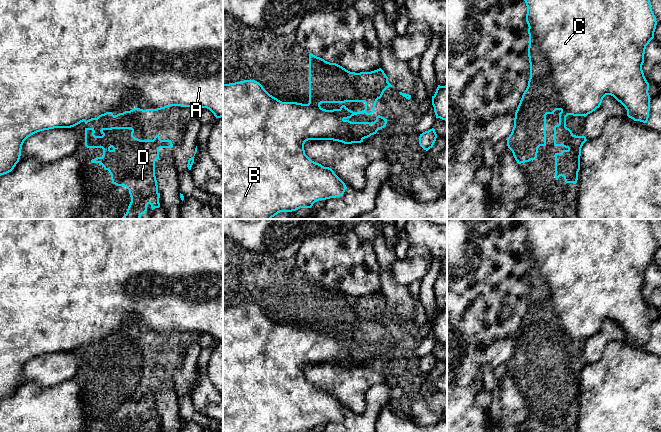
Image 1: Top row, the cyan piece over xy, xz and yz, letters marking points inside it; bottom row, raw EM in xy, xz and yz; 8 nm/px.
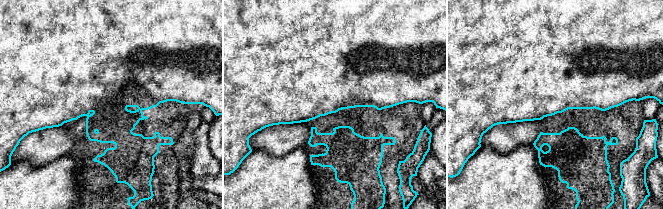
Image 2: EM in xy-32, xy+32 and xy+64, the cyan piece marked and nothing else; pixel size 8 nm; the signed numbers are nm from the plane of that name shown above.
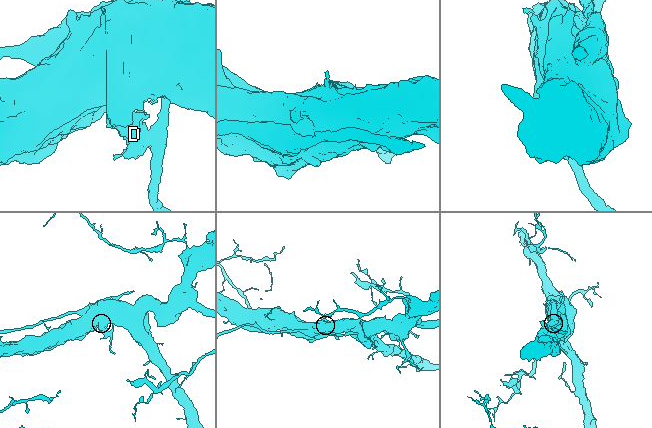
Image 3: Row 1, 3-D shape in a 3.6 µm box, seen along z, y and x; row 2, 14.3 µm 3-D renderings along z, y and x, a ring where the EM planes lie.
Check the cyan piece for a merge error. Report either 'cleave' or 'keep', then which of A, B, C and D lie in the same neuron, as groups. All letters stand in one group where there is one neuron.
cleave; A B C / D

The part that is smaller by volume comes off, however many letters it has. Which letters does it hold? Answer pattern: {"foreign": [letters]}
{"foreign": ["D"]}

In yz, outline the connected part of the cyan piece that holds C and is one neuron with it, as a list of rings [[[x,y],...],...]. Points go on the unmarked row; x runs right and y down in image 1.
[[[521,219],[527,230],[526,246],[528,248],[529,271],[528,281],[530,287],[530,302],[520,327],[515,336],[514,351],[506,363],[507,370],[512,375],[518,388],[529,386],[537,382],[538,372],[546,370],[546,339],[554,338],[556,334],[565,334],[569,339],[584,340],[600,331],[606,319],[613,320],[627,334],[627,340],[634,345],[647,347],[650,335],[650,319],[642,289],[646,270],[654,262],[657,245],[652,235],[648,219]]]

